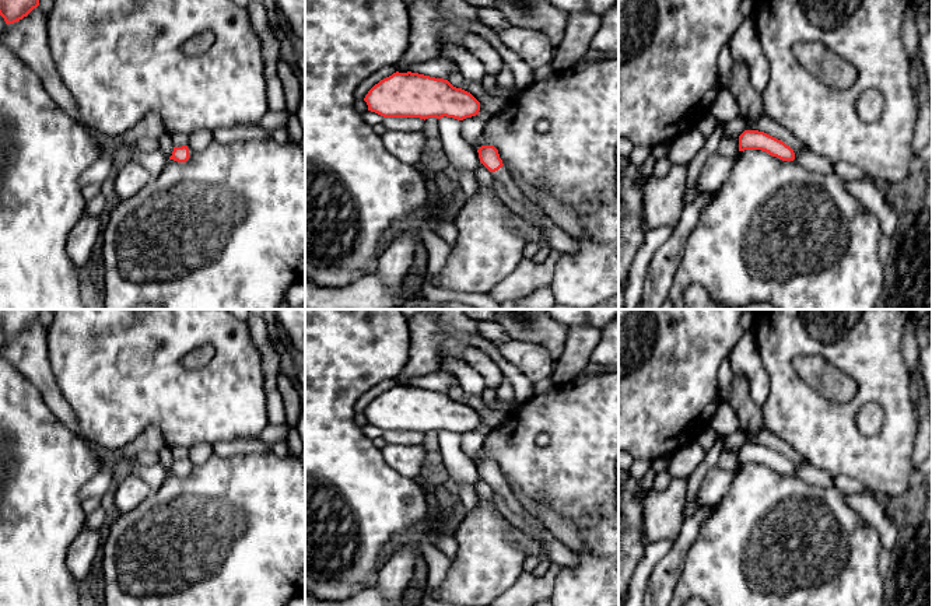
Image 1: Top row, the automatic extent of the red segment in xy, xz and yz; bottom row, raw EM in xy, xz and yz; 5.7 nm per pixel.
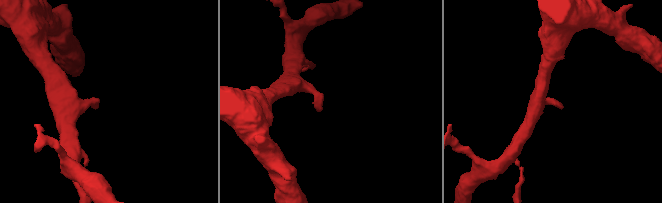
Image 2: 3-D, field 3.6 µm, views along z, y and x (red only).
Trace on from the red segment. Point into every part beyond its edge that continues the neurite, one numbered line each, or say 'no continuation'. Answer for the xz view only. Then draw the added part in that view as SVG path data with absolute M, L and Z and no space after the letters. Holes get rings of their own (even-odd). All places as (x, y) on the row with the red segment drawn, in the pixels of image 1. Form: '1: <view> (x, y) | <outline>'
1: xz (560, 241) | M502 165L493 175L505 186L507 192L519 203L522 203L530 213L533 213L540 221L540 228L547 231L550 241L550 248L560 253L577 252L577 241L571 238L567 232L558 228L536 204L530 203L515 185L509 176L508 169Z

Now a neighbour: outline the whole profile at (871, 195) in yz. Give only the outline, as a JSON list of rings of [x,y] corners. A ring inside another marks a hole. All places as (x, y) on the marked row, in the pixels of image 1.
[[[844,181],[844,185],[847,192],[856,197],[866,211],[876,216],[882,232],[891,238],[896,231],[897,217],[883,192],[883,186],[868,181]]]

